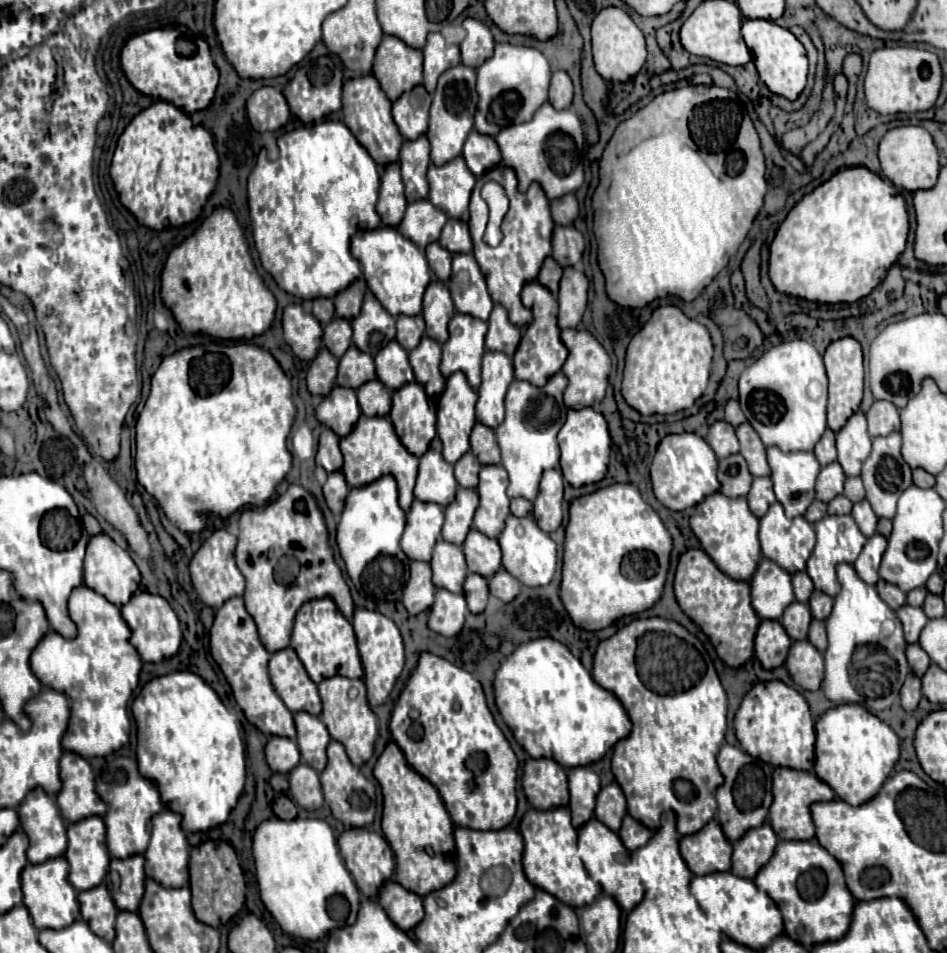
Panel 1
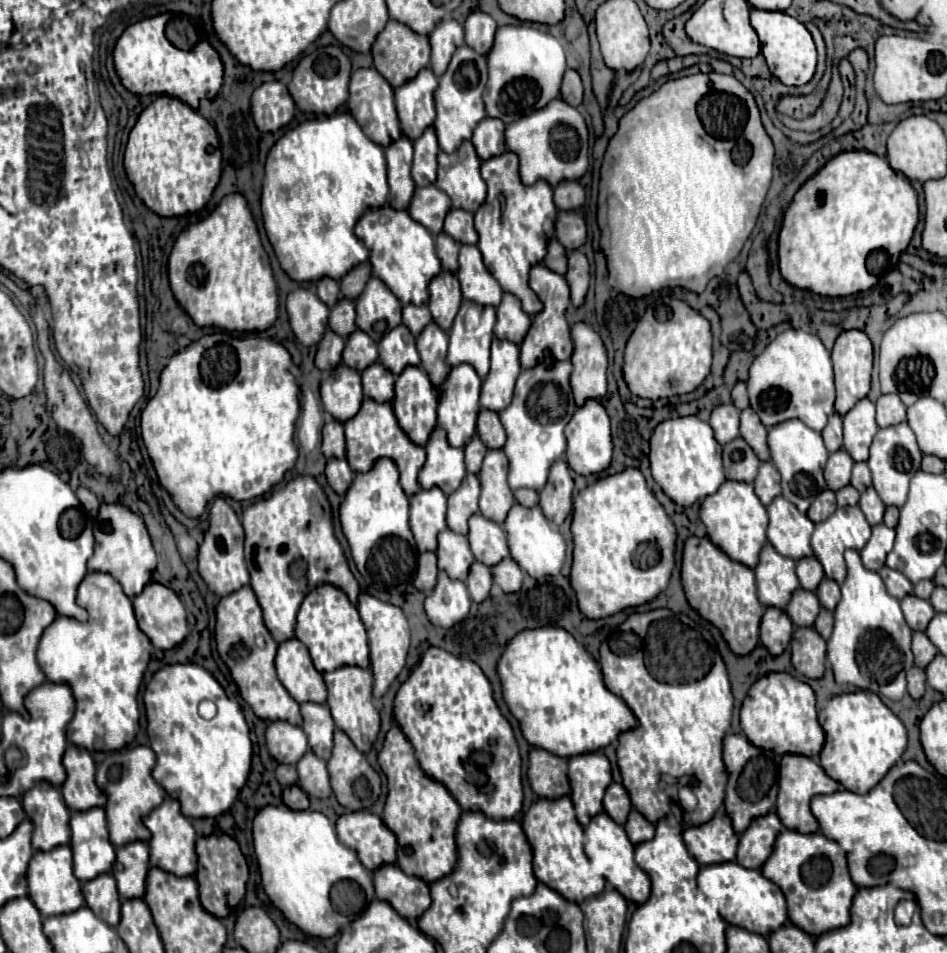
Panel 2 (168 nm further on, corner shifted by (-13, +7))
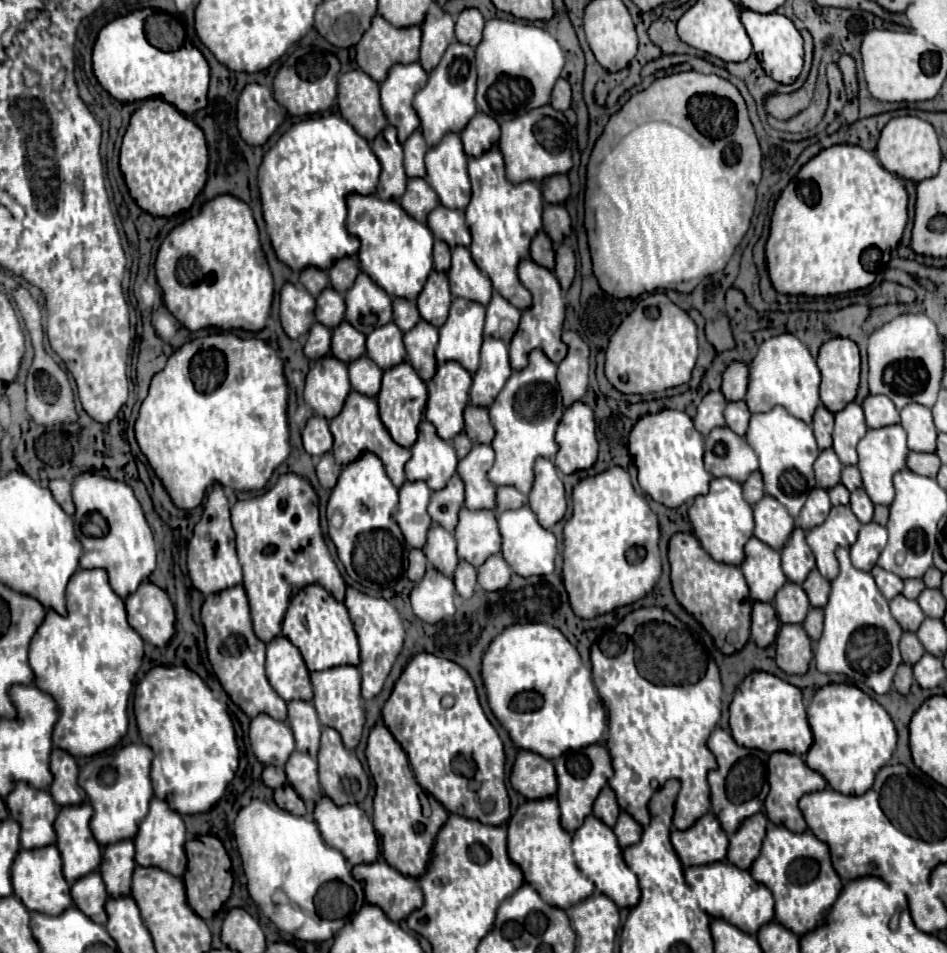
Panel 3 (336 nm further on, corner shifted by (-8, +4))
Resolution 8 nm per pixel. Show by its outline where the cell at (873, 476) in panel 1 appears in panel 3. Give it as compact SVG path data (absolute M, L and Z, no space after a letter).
M900 424L894 426L886 426L880 430L868 430L866 436L858 442L858 470L862 474L862 482L864 482L864 490L870 496L870 500L874 504L882 504L882 506L890 506L896 490L894 490L894 474L906 468L906 458L910 454L910 448L906 444L906 432Z

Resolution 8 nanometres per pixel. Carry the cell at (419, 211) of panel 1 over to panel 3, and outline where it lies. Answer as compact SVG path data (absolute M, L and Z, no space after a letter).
M412 178L408 180L406 192L400 198L402 208L406 208L406 212L410 212L410 216L414 216L414 220L422 220L422 224L426 224L428 214L440 204L436 192L428 186L428 182L424 178Z

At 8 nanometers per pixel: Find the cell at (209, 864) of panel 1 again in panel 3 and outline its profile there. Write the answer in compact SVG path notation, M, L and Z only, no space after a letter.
M198 836L198 838L188 840L186 842L186 854L188 854L188 870L182 876L182 880L186 884L188 904L198 916L208 920L230 898L230 892L232 892L232 872L230 872L232 862L230 862L222 842L214 836Z

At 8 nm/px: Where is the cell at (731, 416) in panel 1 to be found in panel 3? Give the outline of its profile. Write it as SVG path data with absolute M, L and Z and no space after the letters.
M732 362L722 374L722 394L728 402L744 400L748 386L748 366L742 362Z

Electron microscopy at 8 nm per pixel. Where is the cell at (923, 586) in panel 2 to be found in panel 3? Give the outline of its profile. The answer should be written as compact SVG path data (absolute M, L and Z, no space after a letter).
M904 580L904 590L902 590L902 594L904 594L906 598L910 598L910 600L916 600L924 588L926 588L926 586L922 584L922 580Z

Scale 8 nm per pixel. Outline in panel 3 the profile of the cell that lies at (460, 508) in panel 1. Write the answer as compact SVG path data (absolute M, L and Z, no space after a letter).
M454 474L446 484L446 488L432 494L428 512L432 520L436 520L442 528L454 532L454 528L458 526L458 512L462 506L464 506L464 484L462 478Z

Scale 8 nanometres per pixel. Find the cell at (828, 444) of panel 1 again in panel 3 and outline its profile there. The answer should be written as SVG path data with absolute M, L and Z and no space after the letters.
M818 406L816 414L814 414L812 430L814 430L820 450L832 448L832 428L834 428L834 414L828 412L824 406Z

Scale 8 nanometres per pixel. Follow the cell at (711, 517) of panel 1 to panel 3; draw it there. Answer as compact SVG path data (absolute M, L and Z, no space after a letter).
M714 478L710 482L710 492L706 496L696 496L694 504L688 510L688 516L702 548L706 548L706 552L714 560L732 566L742 564L742 560L746 558L744 546L754 534L754 516L752 516L752 506L746 504L742 496L740 482L730 478Z

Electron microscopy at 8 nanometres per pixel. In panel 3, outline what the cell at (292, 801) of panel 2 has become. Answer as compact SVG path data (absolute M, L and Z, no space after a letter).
M284 784L282 788L274 790L274 800L282 810L288 810L296 816L304 816L306 814L306 806L300 800L300 796L294 792L294 788L290 784Z

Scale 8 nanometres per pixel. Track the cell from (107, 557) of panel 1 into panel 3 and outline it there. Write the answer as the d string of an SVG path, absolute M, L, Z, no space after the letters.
M86 472L74 480L72 498L76 504L76 526L84 536L92 536L80 538L84 544L80 568L106 570L114 592L118 592L120 598L126 598L156 568L156 546L152 530L142 514L142 508L132 488L124 482Z

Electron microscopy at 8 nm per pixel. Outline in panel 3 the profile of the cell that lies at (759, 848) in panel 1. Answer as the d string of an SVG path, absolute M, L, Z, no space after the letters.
M758 812L742 822L742 826L732 834L730 838L730 848L726 860L738 868L750 868L756 856L760 854L760 846L766 834L768 818Z

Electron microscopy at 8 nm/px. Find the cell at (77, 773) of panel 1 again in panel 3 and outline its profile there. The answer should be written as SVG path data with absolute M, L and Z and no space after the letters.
M54 748L50 754L50 770L54 776L50 794L58 806L78 806L86 800L86 792L78 786L78 764L68 752Z

